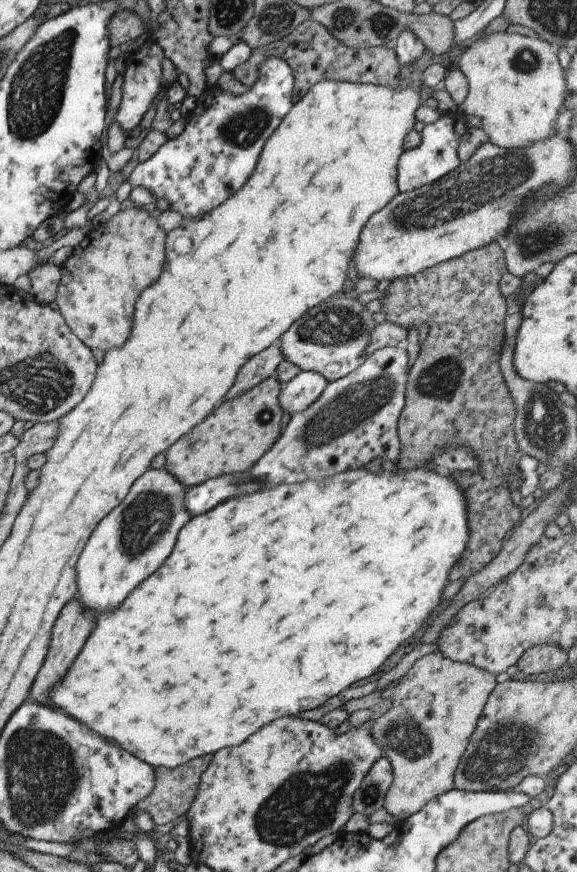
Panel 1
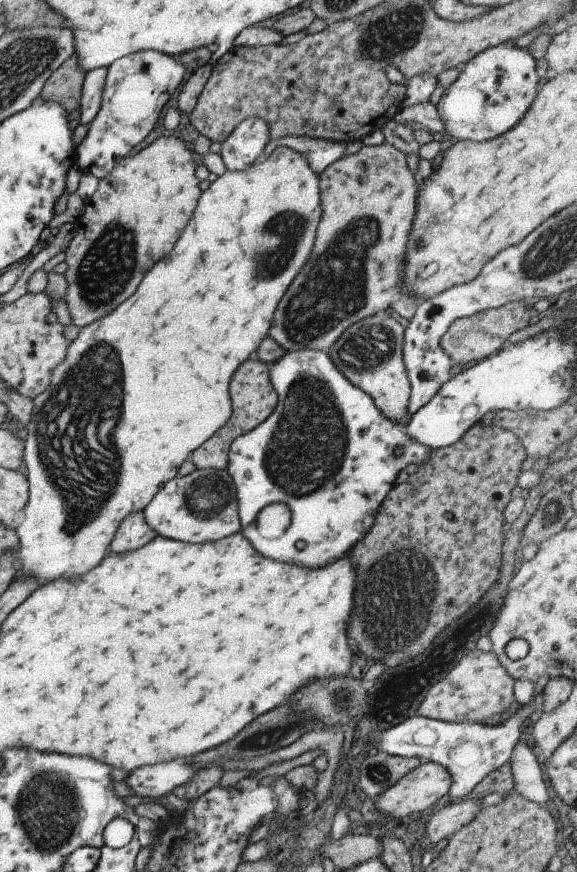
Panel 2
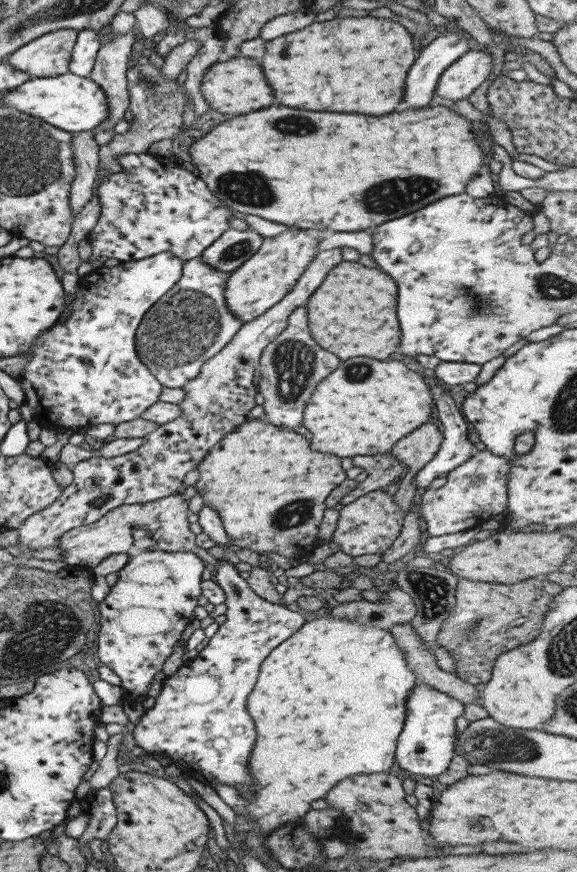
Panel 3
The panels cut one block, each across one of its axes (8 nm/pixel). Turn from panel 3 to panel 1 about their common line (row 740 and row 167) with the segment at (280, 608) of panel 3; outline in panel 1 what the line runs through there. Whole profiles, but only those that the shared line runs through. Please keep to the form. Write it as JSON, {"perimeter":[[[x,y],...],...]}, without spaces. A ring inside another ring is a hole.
{"perimeter":[[[269,57],[259,69],[259,76],[257,77],[257,82],[249,87],[249,90],[242,94],[241,96],[236,96],[225,91],[221,91],[217,86],[212,86],[206,88],[200,98],[197,99],[197,106],[195,110],[187,118],[186,128],[184,132],[180,134],[177,138],[169,139],[159,150],[150,158],[146,160],[143,164],[138,164],[132,174],[130,174],[129,182],[132,184],[132,187],[144,187],[152,195],[155,195],[158,199],[165,198],[170,203],[170,209],[180,212],[180,215],[183,219],[190,220],[196,218],[196,216],[202,216],[204,212],[216,208],[218,204],[222,204],[232,192],[236,192],[238,188],[242,188],[246,184],[246,180],[250,178],[250,174],[254,172],[256,168],[256,162],[258,162],[258,156],[262,153],[262,148],[266,145],[267,139],[276,131],[276,128],[280,125],[280,122],[284,119],[284,116],[293,108],[293,92],[295,89],[295,78],[291,69],[288,67],[288,64],[281,60],[279,57]]]}

